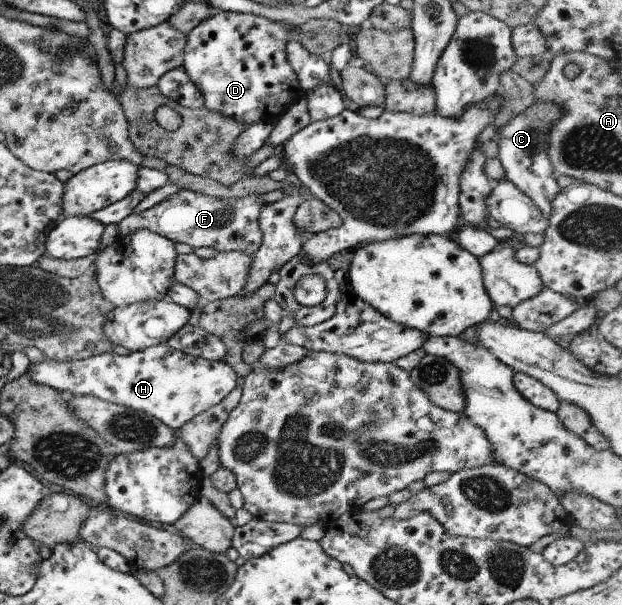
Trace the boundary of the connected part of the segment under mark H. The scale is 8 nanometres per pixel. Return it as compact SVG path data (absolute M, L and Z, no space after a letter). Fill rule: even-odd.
M166 344L136 350L125 356L108 352L76 361L45 359L30 363L27 374L34 383L51 387L57 392L76 396L91 395L144 412L175 431L191 417L216 405L228 395L237 378L225 362L183 354Z

